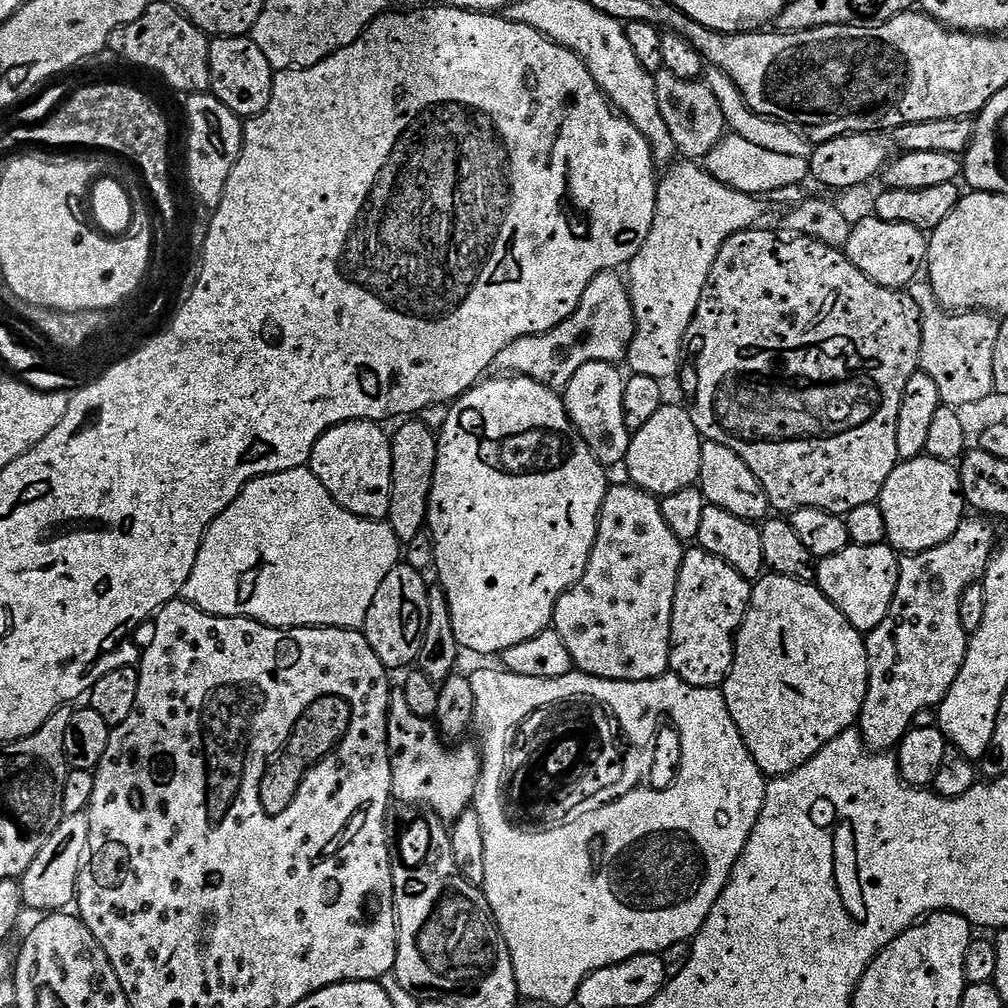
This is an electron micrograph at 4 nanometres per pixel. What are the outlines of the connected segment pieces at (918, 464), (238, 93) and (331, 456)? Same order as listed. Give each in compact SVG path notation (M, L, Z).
M925 454L897 464L890 478L886 478L878 503L882 518L886 518L887 543L897 553L930 550L949 540L965 520L964 485L956 467L955 463Z
M237 32L212 34L208 37L208 49L210 50L210 74L212 75L210 86L212 89L222 94L222 98L226 98L226 102L230 102L230 106L236 108L238 115L251 118L262 114L262 110L270 106L274 73L270 62L266 62L266 54L258 50L251 35L243 36Z
M351 420L329 428L314 446L310 467L338 506L367 520L387 521L394 508L392 442L389 433L380 428L379 423L370 420Z

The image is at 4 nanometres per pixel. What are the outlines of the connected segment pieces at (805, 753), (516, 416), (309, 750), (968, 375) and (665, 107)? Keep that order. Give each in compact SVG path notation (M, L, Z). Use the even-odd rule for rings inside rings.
M761 575L760 579L752 585L752 597L748 603L744 621L740 624L740 631L737 632L734 641L732 668L728 672L728 677L724 679L722 691L726 698L726 706L730 710L730 718L734 718L734 726L738 726L754 762L760 767L765 777L788 776L806 762L810 762L810 758L814 758L818 754L818 750L822 750L822 746L826 746L834 738L838 738L838 734L849 731L860 719L860 711L864 705L867 689L868 645L862 633L854 626L850 626L850 622L846 622L844 615L824 597L822 590L816 587L815 583L807 580L795 580L789 576Z
M496 374L493 380L488 378L475 384L463 398L448 408L446 422L438 430L436 469L427 489L426 532L427 535L432 535L432 556L436 559L436 572L440 575L439 587L444 589L450 606L454 638L465 653L477 652L480 656L492 656L495 652L496 655L502 654L510 650L510 646L518 646L518 642L526 642L552 628L552 615L558 598L562 598L562 594L566 594L579 582L588 565L592 543L596 541L600 507L610 487L607 475L609 473L598 462L598 458L594 458L590 446L586 446L586 442L576 433L561 393L557 389L547 388L542 382L534 382L534 378Z
M323 696L300 715L292 735L288 737L288 743L284 745L279 755L267 765L262 778L264 804L268 804L268 808L272 808L272 812L276 812L276 808L284 808L284 800L288 800L288 796L292 796L292 788L299 788L304 783L305 774L318 761L335 752L336 745L343 740L351 721L351 706L337 696Z
M926 280L912 281L906 291L908 296L914 298L914 302L917 303L920 321L922 322L922 346L919 352L919 369L927 373L937 383L941 403L947 407L961 408L989 399L995 391L993 356L996 340L998 340L998 334L1000 333L1001 323L999 319L991 313L979 310L959 313L948 311L938 303L931 284Z
M664 69L655 73L655 77L658 110L670 131L670 138L674 140L677 153L685 159L705 159L717 142L724 138L728 128L716 96L707 83L675 78Z

